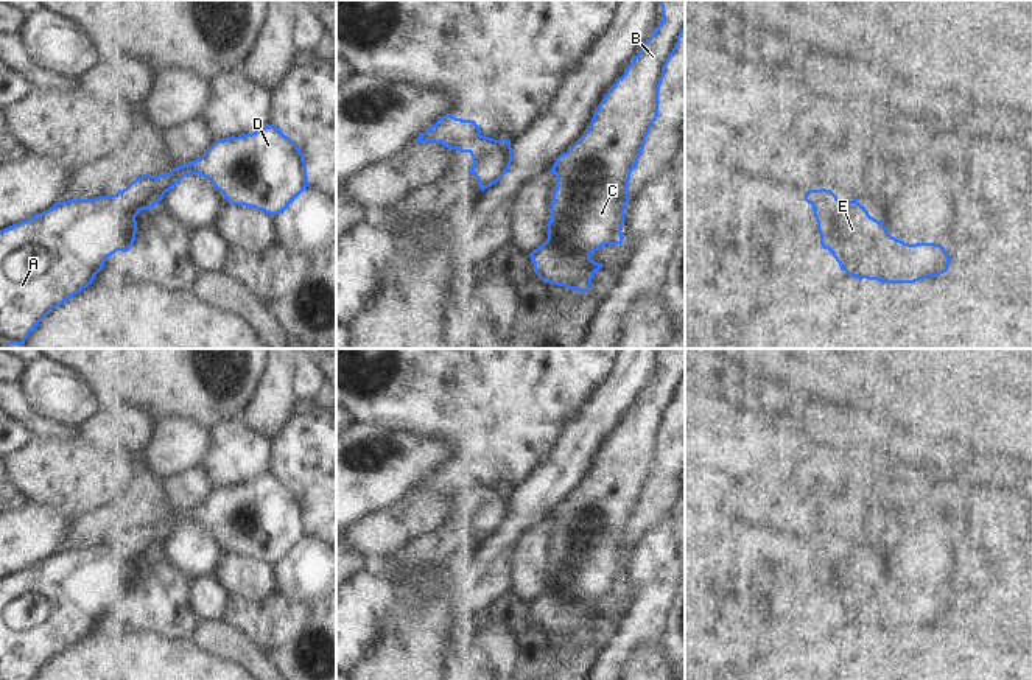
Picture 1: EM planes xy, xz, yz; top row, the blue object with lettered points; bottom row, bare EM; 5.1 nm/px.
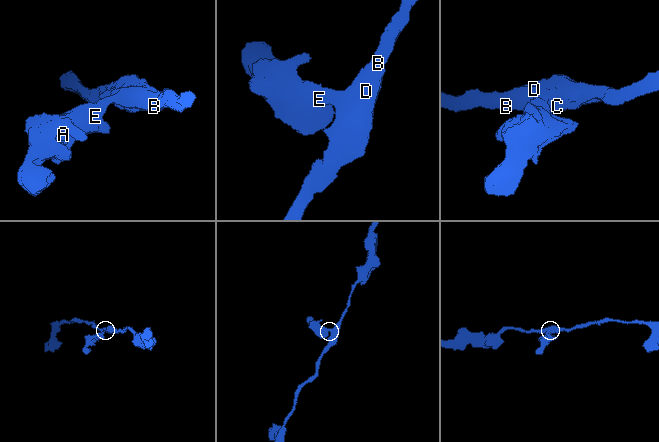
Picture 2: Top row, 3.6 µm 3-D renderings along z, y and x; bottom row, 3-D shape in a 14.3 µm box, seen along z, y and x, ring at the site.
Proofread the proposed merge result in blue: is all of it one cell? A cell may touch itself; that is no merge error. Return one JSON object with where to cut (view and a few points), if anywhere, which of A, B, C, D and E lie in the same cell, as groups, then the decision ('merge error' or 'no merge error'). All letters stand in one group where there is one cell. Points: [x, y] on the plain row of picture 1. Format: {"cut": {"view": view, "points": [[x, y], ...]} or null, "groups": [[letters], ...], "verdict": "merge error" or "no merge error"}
{"cut": null, "groups": [["A", "B", "C", "D", "E"]], "verdict": "no merge error"}

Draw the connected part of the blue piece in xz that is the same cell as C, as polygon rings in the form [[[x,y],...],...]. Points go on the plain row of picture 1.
[[[662,349],[662,370],[641,394],[624,423],[616,428],[596,456],[587,481],[563,503],[551,521],[556,523],[546,590],[529,605],[535,622],[545,630],[568,638],[588,640],[602,612],[590,604],[606,593],[621,593],[624,554],[629,551],[629,528],[638,514],[646,485],[658,465],[658,439],[665,417],[685,381],[685,349]]]

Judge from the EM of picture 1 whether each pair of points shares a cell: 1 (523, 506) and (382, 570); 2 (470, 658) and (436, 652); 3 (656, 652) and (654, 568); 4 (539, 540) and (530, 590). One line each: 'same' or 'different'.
1: different
2: different
3: different
4: same

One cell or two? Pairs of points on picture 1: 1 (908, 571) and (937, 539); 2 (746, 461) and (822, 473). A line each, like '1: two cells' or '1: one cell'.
1: one cell
2: one cell

